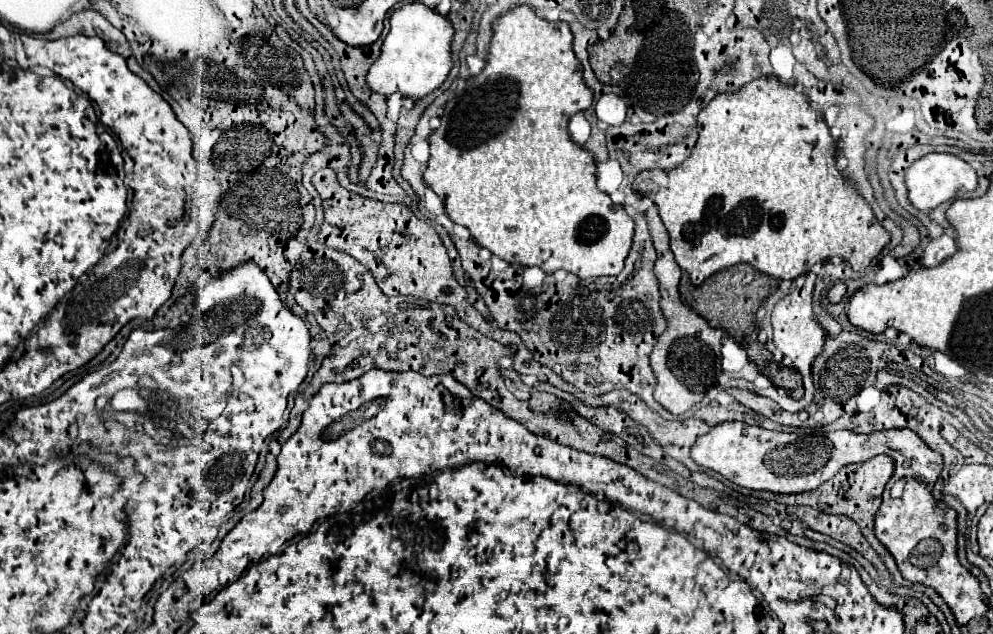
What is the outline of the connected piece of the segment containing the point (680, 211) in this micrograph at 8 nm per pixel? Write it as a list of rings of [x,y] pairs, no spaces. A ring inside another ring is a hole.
[[[761,77],[761,79],[755,79],[747,85],[743,85],[743,89],[737,93],[721,93],[707,107],[701,109],[701,113],[697,117],[697,129],[699,129],[699,139],[685,163],[681,163],[679,167],[675,167],[671,171],[659,171],[659,169],[641,171],[633,181],[633,189],[639,195],[651,197],[653,203],[657,205],[659,217],[671,237],[671,251],[675,255],[675,261],[679,263],[679,267],[683,271],[689,273],[689,279],[693,285],[701,285],[713,273],[727,269],[731,265],[737,265],[737,263],[749,263],[753,269],[761,271],[769,277],[775,277],[775,279],[795,279],[795,277],[803,275],[805,271],[809,271],[815,263],[827,261],[837,255],[837,257],[845,259],[855,271],[863,271],[881,253],[881,249],[889,243],[889,233],[877,223],[871,207],[857,195],[853,185],[849,181],[845,181],[845,177],[837,171],[835,161],[833,161],[835,159],[835,141],[833,141],[823,117],[809,107],[805,93],[797,93],[795,87],[783,87],[775,77],[771,77],[771,79]]]

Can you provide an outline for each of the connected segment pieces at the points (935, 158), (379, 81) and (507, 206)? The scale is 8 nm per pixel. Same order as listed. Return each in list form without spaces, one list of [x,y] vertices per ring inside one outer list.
[[[931,153],[921,159],[917,159],[905,173],[905,187],[907,187],[907,199],[909,203],[923,213],[929,213],[937,205],[951,201],[959,197],[961,193],[973,191],[977,187],[977,173],[975,169],[965,163],[963,159],[949,155],[949,153]]]
[[[409,3],[391,15],[391,31],[383,43],[381,57],[367,73],[367,85],[385,97],[401,93],[403,97],[421,99],[433,93],[451,71],[453,27],[447,17],[435,13],[423,3]]]
[[[525,5],[501,15],[493,25],[485,69],[445,105],[441,125],[429,137],[431,157],[423,179],[445,201],[451,221],[467,227],[475,243],[493,255],[507,263],[541,267],[545,273],[563,269],[589,279],[621,273],[635,223],[625,209],[615,209],[609,195],[597,189],[593,157],[569,137],[569,117],[593,103],[571,43],[573,33],[567,23],[549,23]]]

